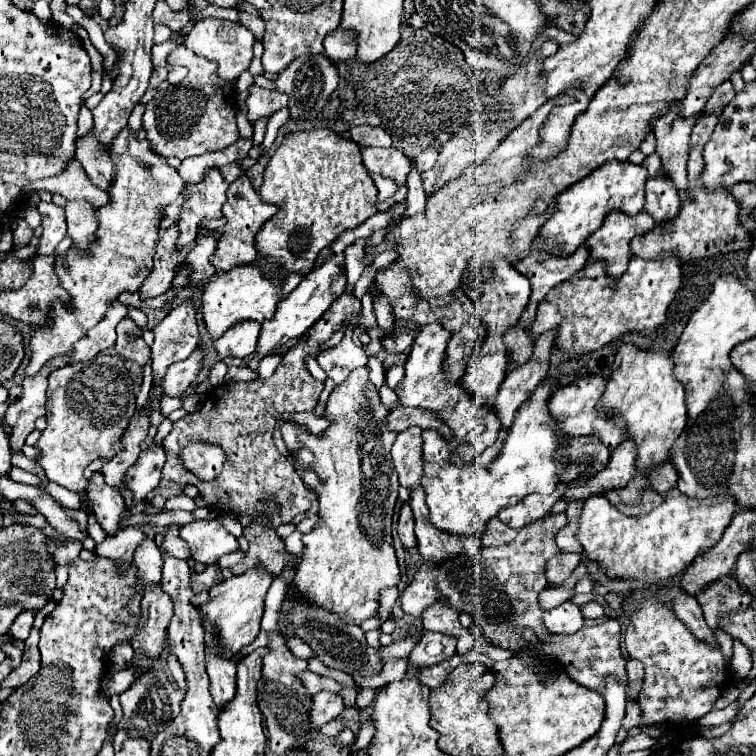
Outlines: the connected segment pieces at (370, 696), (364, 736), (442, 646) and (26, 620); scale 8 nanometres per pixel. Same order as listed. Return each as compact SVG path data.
M361 689L356 697L356 706L359 709L364 709L365 707L371 705L376 697L376 694L376 690L374 689Z
M368 715L368 717L366 717L366 721L362 723L360 731L358 731L358 739L356 739L356 743L354 743L352 751L358 751L358 749L364 749L364 747L366 747L366 745L368 745L370 741L372 741L374 733L376 733L376 727L374 727L374 723L372 723L370 715Z
M424 631L422 639L410 653L410 665L430 667L456 654L457 641L454 637L434 631Z
M26 609L26 613L20 613L20 615L14 619L10 631L12 631L12 635L14 635L16 639L24 641L24 639L28 637L30 627L32 627L32 621L34 621L34 615L36 615L36 611L30 613L30 609Z

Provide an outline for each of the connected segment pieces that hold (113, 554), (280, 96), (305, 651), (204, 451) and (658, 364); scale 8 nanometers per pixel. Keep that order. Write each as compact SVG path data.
M152 523L132 525L132 527L128 527L128 529L122 529L122 531L110 535L110 537L106 537L104 543L96 545L96 553L98 553L100 557L114 559L114 561L122 563L122 567L126 567L126 565L132 561L136 547L146 539L146 533L142 531L144 527L154 529Z
M256 83L250 85L248 89L248 99L246 99L246 107L248 107L248 119L250 123L254 123L256 119L264 117L264 115L272 115L278 109L286 107L286 93L278 91L278 89L264 89L258 87Z
M291 637L286 640L286 646L296 655L296 657L301 659L309 659L315 657L315 653L312 649L305 643L303 643L297 637Z
M190 443L182 449L184 465L202 481L212 481L218 477L226 455L218 445L204 445L204 443Z
M632 343L622 345L616 353L612 375L600 407L624 415L628 437L638 445L638 473L644 475L652 465L666 461L674 439L686 425L684 387L674 377L672 355L662 351L644 351Z

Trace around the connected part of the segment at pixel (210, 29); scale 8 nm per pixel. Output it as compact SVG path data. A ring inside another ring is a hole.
M198 19L196 25L192 27L190 35L186 37L184 45L194 51L196 55L202 55L206 59L216 61L218 65L218 75L226 81L234 81L240 77L240 73L244 69L248 69L250 61L252 61L252 45L254 45L254 35L252 31L248 31L244 25L240 23L232 23L232 21L224 21L224 19Z

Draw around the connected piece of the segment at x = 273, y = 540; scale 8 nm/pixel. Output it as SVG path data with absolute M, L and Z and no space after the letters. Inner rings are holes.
M250 523L250 527L244 531L244 535L248 537L250 547L246 551L244 561L232 567L234 575L240 575L246 569L252 569L256 565L262 565L268 571L272 571L274 575L280 575L284 565L288 561L294 561L284 547L284 539L274 529L258 525L258 523Z

